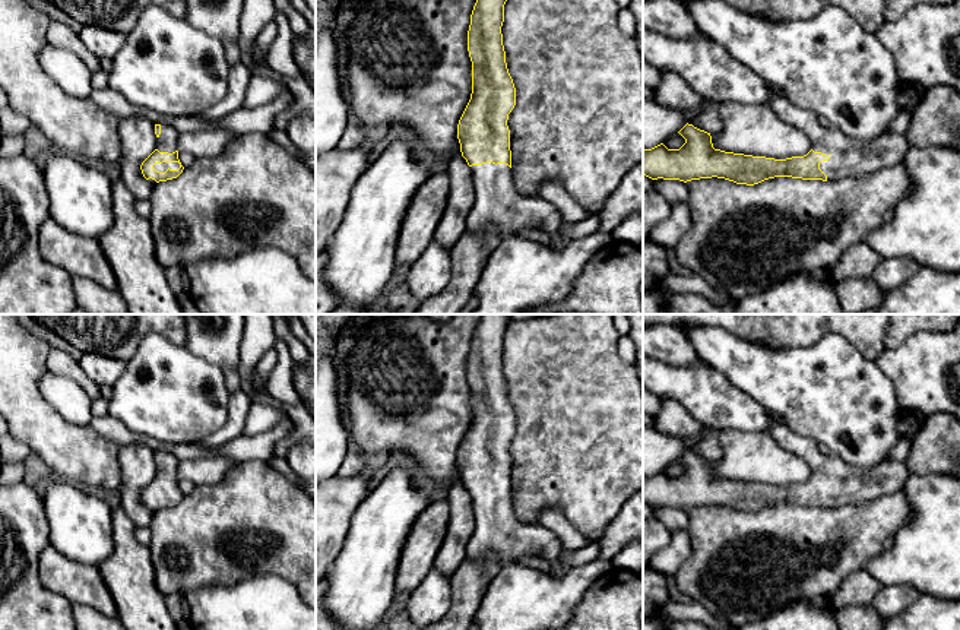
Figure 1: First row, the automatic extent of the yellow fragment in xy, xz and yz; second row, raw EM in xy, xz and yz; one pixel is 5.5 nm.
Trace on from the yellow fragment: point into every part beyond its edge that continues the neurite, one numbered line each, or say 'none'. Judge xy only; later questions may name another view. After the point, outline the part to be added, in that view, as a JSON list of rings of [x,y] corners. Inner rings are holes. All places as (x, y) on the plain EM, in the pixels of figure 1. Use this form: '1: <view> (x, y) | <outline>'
1: xy (162, 494) | [[[162,490],[162,491],[155,491],[153,496],[159,500],[165,500],[168,496],[178,497],[180,491],[178,490]]]

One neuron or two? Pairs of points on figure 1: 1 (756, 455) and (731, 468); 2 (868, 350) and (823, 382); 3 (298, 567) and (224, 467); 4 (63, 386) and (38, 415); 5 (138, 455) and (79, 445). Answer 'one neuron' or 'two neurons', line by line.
1: one neuron
2: two neurons
3: two neurons
4: two neurons
5: two neurons

